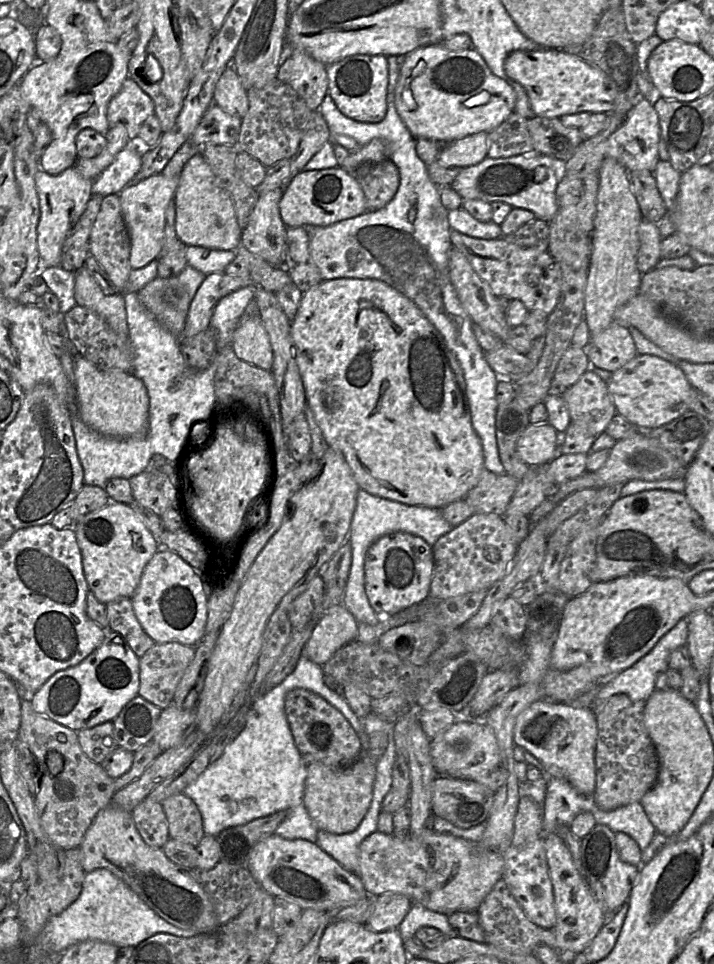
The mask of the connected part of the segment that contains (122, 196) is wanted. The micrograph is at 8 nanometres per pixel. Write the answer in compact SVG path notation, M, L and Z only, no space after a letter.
M158 173L135 184L126 185L118 194L131 242L129 263L132 269L144 267L157 258L164 238L166 209L174 200L178 181L179 175L167 177Z

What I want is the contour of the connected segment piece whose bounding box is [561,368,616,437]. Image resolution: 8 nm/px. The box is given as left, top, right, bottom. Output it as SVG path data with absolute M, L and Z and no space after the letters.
M591 368L586 370L575 384L563 390L561 396L571 420L581 422L595 437L605 432L616 414L607 382Z

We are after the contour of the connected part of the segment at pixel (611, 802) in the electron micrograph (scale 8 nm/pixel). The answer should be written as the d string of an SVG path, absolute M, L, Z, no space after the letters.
M617 694L595 708L598 736L594 800L603 811L611 811L634 802L640 803L657 781L659 760L644 725L645 706L644 701Z

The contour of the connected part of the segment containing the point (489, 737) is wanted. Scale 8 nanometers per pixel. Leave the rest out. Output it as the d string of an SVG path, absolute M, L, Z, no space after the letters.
M458 720L431 739L430 753L438 776L473 781L486 786L494 793L499 789L500 785L491 779L491 773L499 766L500 750L492 729L483 721Z

